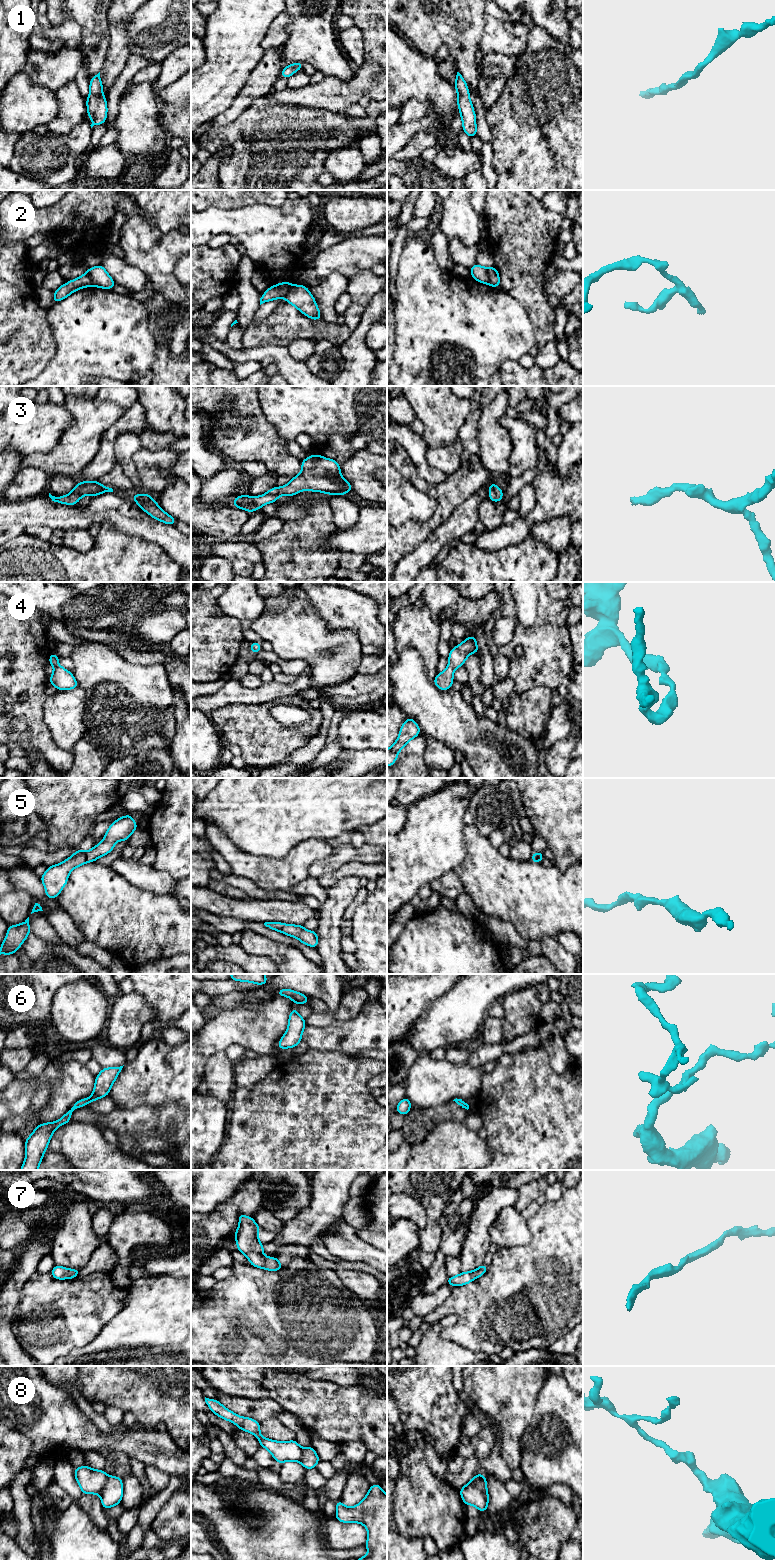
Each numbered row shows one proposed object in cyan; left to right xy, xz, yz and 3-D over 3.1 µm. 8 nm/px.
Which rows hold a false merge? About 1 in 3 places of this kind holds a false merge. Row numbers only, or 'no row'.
2, 8

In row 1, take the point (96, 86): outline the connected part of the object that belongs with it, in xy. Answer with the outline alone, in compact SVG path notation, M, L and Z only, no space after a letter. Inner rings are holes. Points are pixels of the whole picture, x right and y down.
M100 72L90 79L90 95L86 99L87 114L92 120L91 128L94 125L104 124L107 117L107 101L102 92L102 81Z

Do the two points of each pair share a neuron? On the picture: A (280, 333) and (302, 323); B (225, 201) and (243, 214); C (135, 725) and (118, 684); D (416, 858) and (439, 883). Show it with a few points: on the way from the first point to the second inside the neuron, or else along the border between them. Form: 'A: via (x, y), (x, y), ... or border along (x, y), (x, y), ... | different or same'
A: via (285, 328), (288, 325), (297, 325) | same
B: border along (257, 203), (233, 208), (211, 207) | different
C: via (132, 715), (129, 707), (119, 694) | same
D: border along (453, 870), (446, 871), (428, 883) | different

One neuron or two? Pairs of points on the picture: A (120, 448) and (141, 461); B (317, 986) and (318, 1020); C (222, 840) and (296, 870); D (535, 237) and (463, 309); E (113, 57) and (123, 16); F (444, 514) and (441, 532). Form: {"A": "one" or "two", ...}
{"A": "two", "B": "one", "C": "one", "D": "two", "E": "one", "F": "two"}

